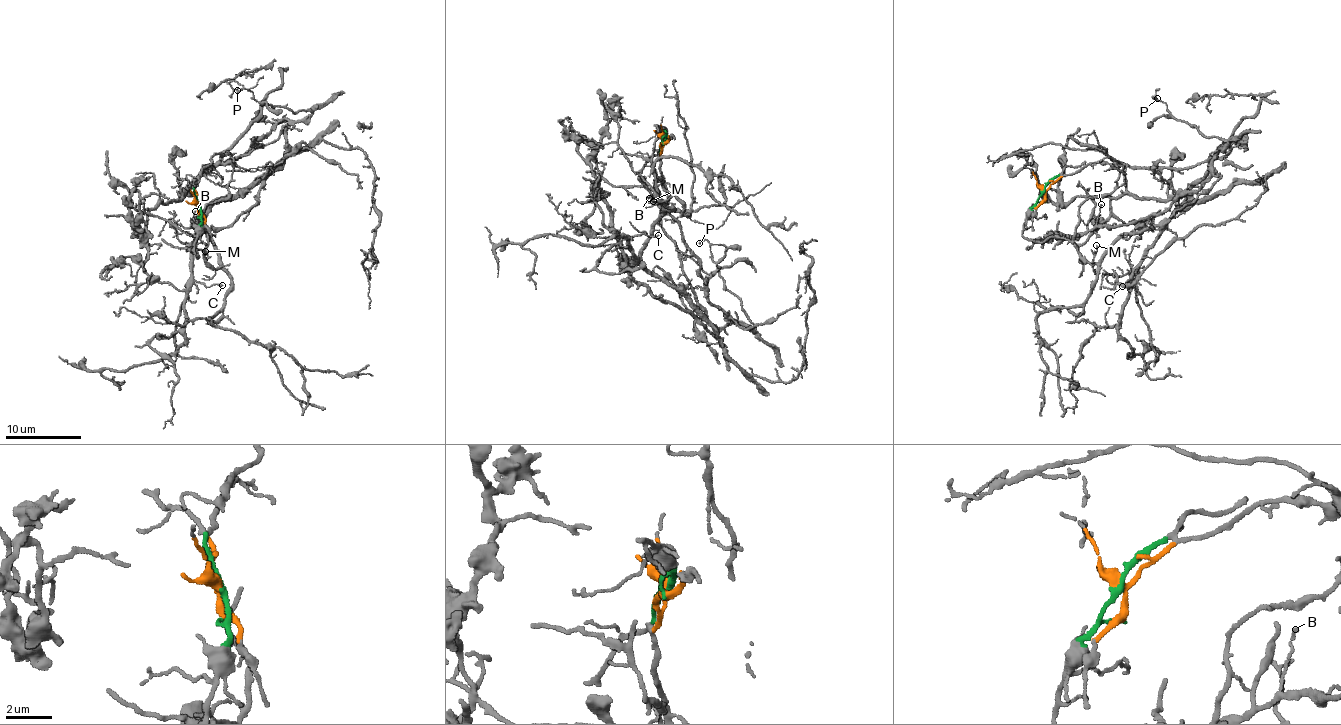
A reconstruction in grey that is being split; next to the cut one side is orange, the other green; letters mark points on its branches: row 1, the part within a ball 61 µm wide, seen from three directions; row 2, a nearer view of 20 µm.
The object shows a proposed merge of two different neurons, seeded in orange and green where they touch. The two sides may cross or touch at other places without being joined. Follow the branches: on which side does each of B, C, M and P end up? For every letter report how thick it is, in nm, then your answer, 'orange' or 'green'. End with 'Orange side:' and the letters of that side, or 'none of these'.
B: calibre 110 nm; orange
C: calibre 150 nm; green
M: calibre 110 nm; green
P: calibre 110 nm; orange
Orange side: B, P

